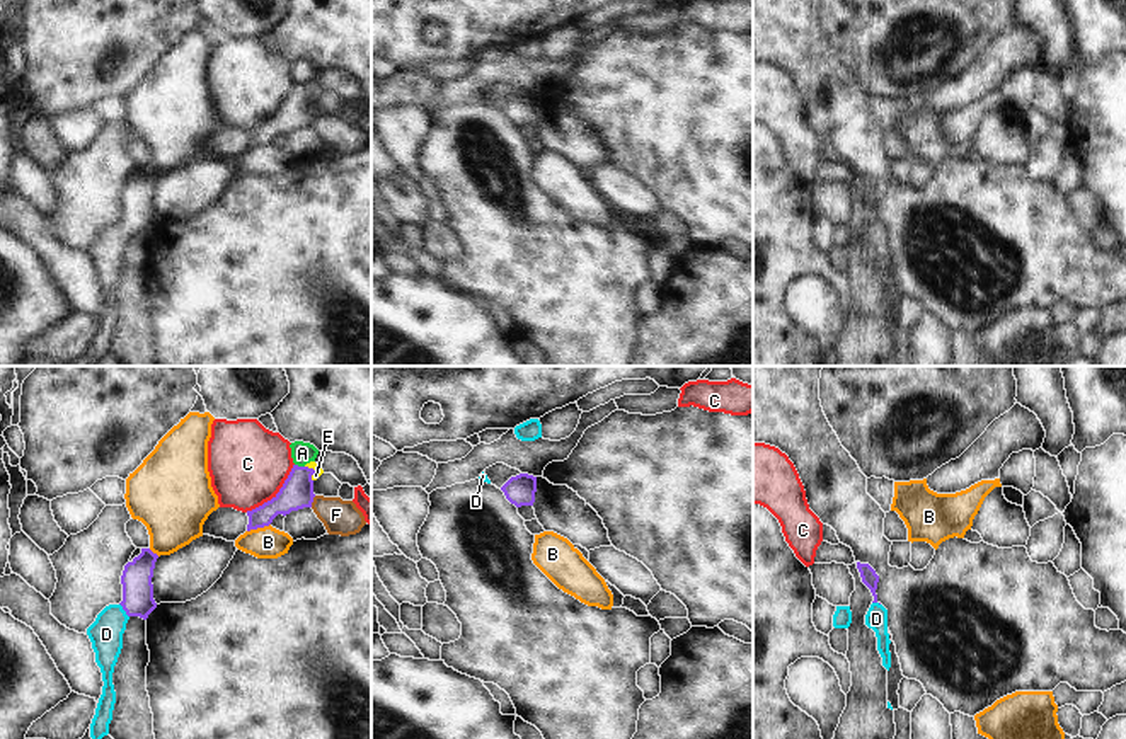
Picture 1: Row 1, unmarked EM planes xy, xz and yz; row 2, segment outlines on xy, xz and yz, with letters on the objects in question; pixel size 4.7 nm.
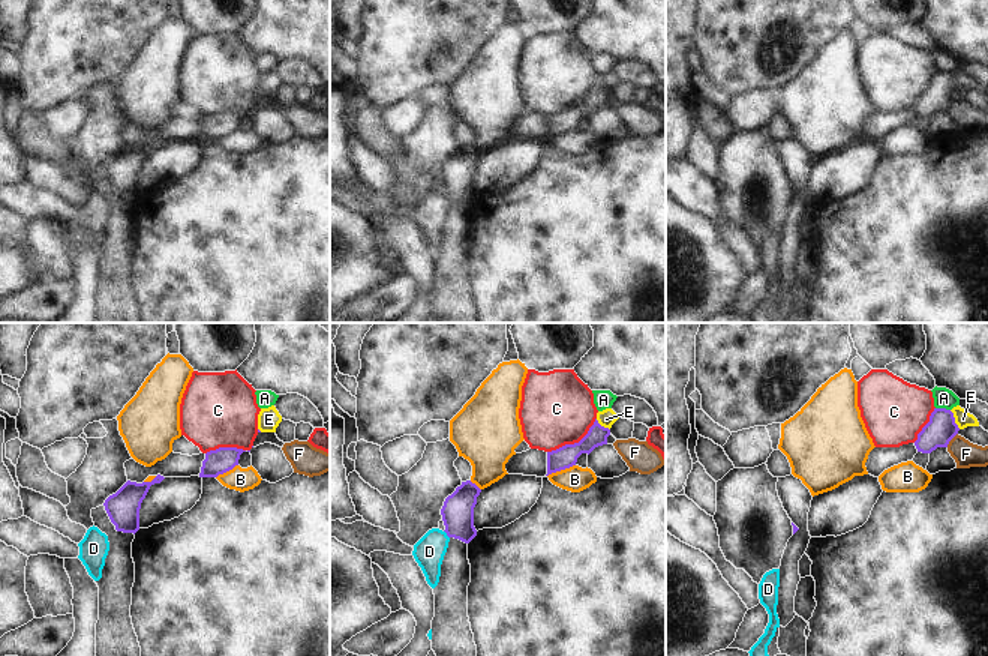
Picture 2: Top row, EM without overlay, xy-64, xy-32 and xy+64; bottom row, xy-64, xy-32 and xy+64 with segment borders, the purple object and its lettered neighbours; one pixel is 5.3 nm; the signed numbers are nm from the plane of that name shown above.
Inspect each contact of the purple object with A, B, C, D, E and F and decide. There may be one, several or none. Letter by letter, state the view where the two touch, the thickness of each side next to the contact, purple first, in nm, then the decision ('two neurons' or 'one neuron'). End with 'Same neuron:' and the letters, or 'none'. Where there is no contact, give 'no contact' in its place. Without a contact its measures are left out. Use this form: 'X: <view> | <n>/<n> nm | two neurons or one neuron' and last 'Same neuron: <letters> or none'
A: xy | 160/110 nm | two neurons
B: xy | 160/150 nm | two neurons
C: xy | 160/380 nm | two neurons
D: xy | 140/160 nm | one neuron
E: xy | 160/40 nm | two neurons
F: xy | 160/160 nm | two neurons
Same neuron: D

